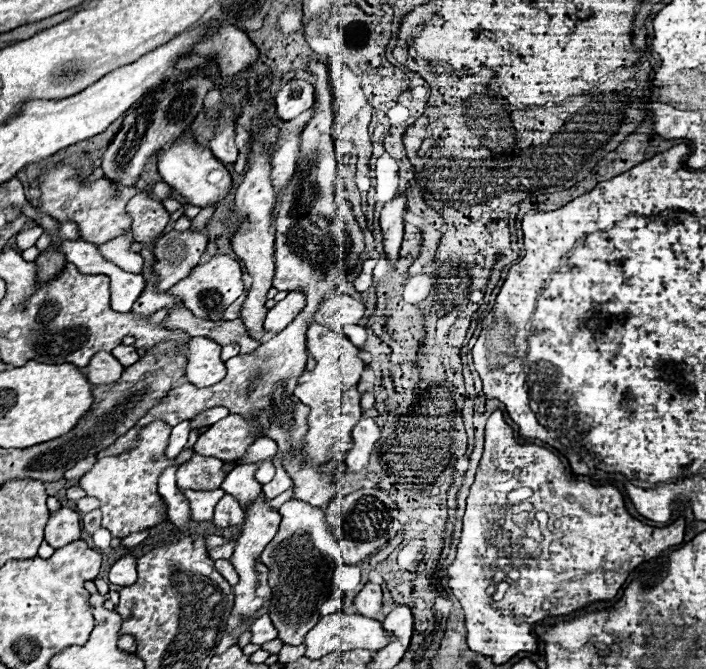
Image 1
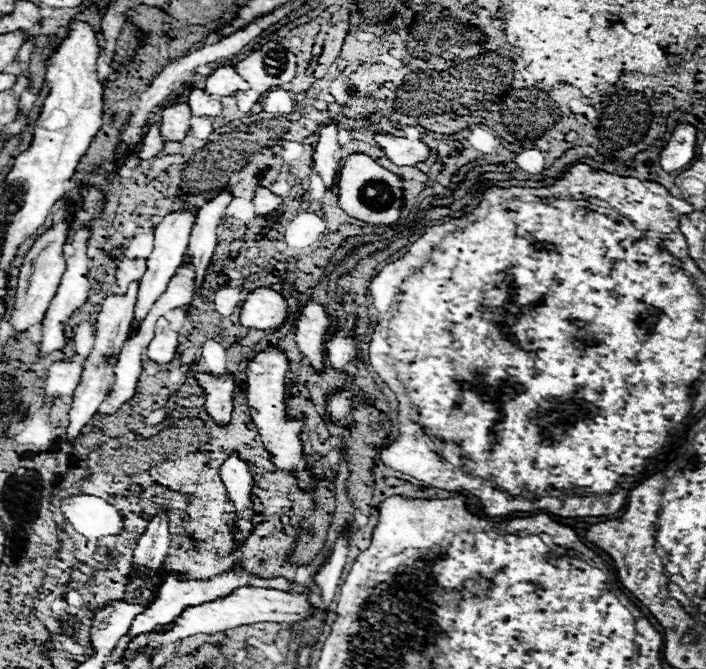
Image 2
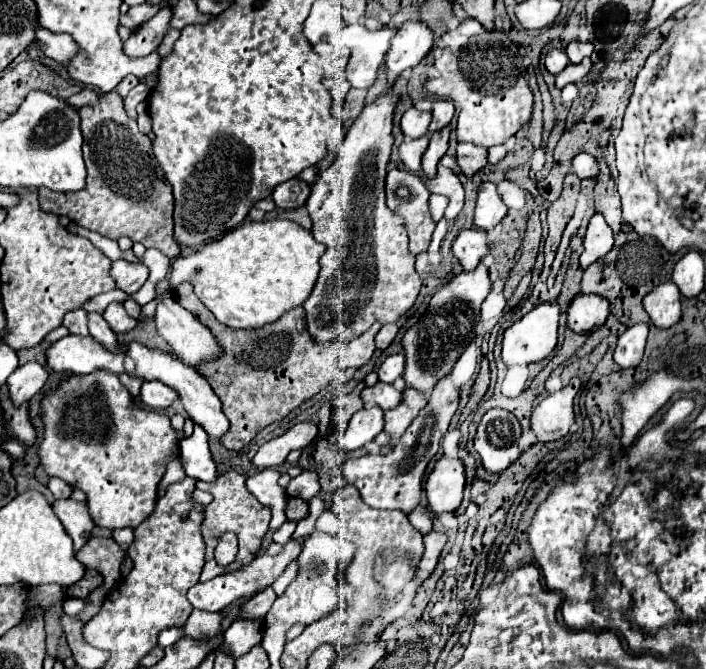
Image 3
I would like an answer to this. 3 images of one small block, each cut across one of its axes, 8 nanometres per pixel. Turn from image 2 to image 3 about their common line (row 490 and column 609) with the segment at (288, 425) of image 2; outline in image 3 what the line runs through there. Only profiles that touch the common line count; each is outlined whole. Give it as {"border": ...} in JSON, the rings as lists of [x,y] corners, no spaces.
{"border":[[[578,294],[568,308],[568,328],[578,334],[598,330],[610,314],[606,298],[596,294]]]}

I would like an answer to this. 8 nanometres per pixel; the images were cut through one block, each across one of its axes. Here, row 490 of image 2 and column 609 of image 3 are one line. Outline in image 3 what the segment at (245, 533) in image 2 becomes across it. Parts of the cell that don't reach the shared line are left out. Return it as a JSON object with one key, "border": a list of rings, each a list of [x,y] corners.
{"border":[[[596,212],[590,218],[588,232],[586,232],[586,238],[584,238],[584,252],[580,256],[582,268],[588,268],[592,262],[606,256],[612,250],[612,244],[614,244],[612,228],[606,224],[604,216]]]}

